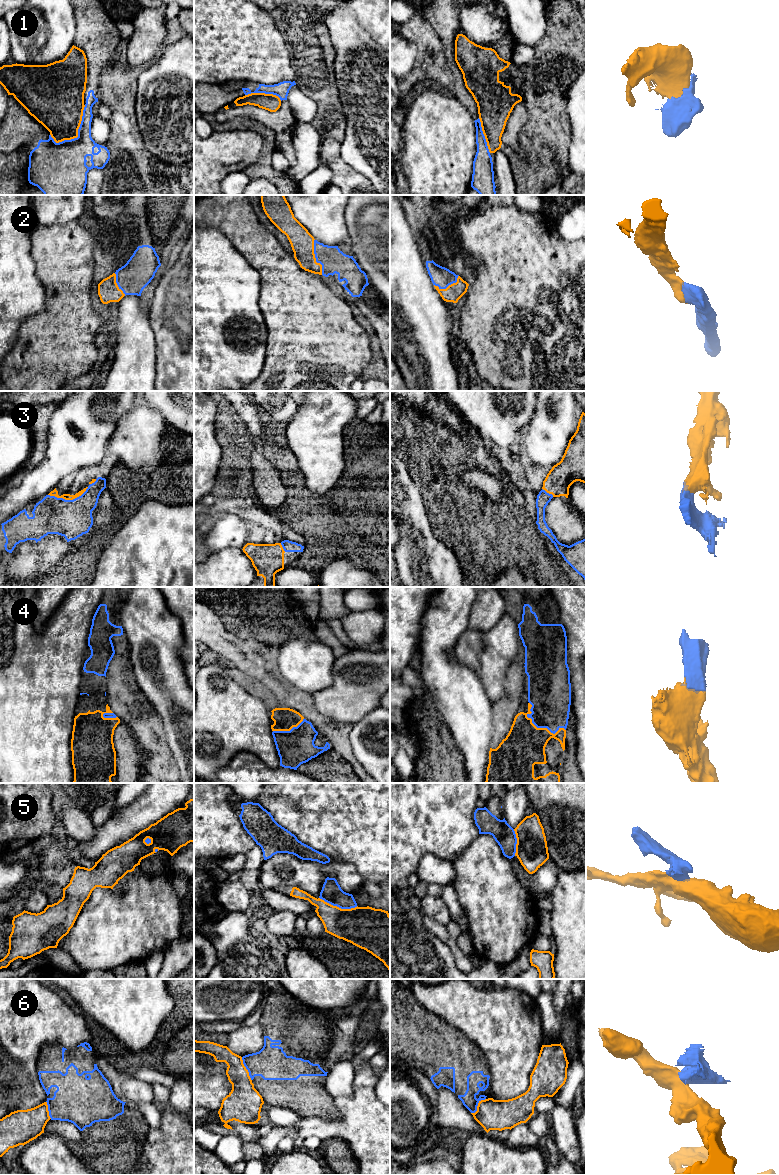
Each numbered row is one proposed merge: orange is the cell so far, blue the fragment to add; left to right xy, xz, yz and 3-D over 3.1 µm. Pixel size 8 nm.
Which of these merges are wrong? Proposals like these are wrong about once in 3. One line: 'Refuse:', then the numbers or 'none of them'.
Refuse: 1, 5, 6

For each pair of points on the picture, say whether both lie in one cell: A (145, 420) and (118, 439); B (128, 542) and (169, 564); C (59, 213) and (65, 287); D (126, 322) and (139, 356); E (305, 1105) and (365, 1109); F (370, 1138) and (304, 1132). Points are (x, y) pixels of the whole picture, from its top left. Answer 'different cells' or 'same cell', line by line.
A: same cell
B: same cell
C: different cells
D: same cell
E: different cells
F: same cell

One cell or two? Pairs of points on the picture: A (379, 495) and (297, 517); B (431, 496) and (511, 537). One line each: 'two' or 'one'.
A: one
B: one

